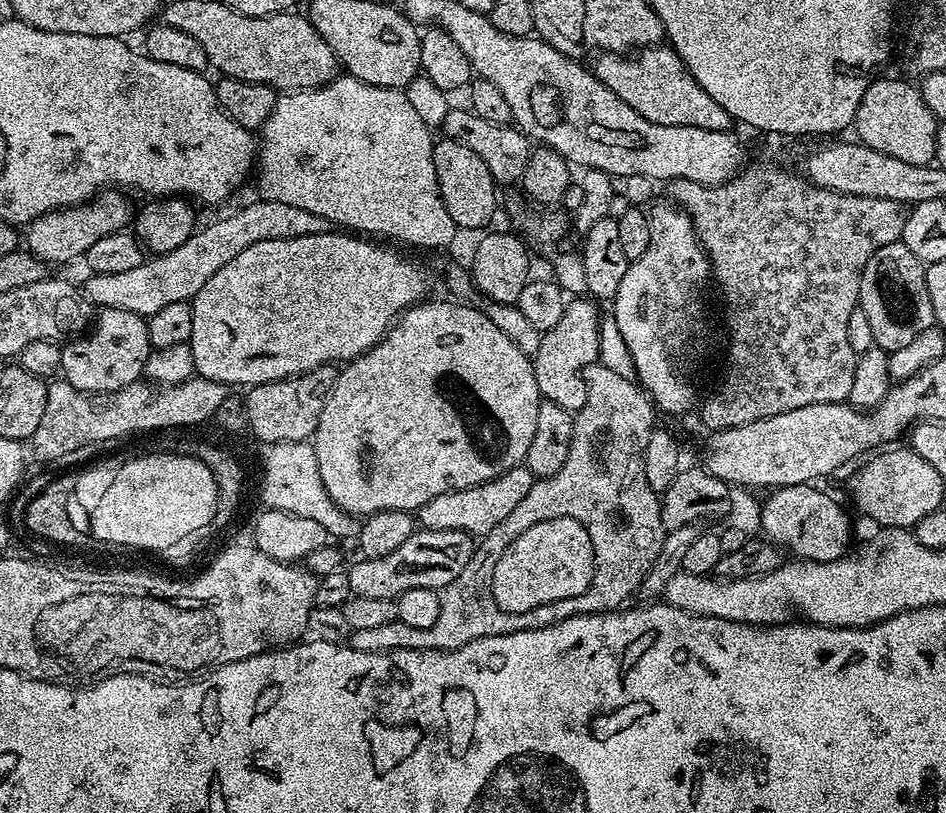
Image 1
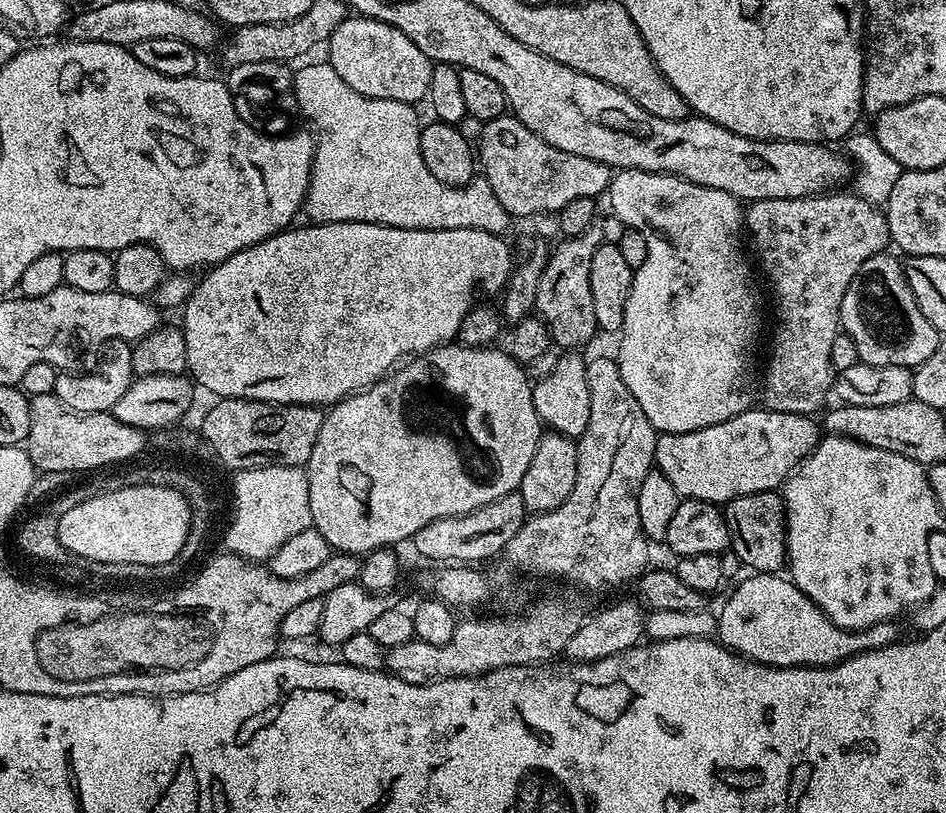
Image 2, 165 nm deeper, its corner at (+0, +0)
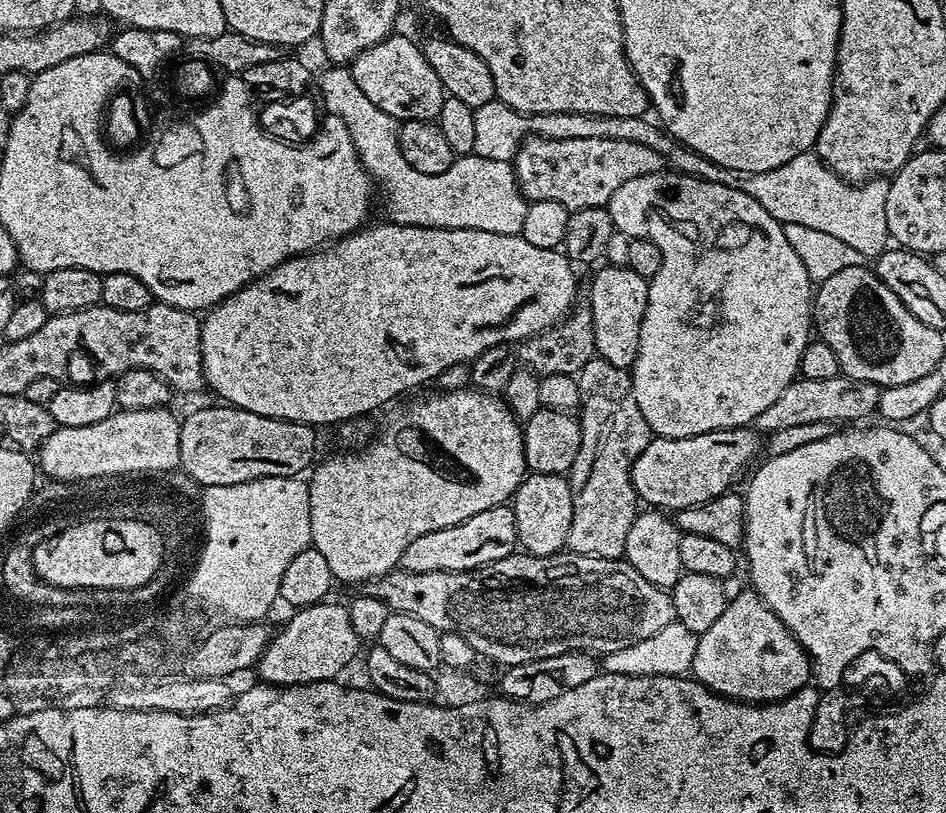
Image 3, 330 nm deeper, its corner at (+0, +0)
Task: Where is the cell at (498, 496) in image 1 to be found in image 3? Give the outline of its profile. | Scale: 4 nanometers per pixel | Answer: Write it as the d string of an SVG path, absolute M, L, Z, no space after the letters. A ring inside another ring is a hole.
M499 504L490 510L482 510L482 514L474 514L474 518L466 518L466 522L458 522L458 526L446 526L446 530L430 530L430 534L422 534L422 538L414 538L414 542L402 550L399 567L414 574L473 572L483 564L511 556L517 548L514 514L508 504Z

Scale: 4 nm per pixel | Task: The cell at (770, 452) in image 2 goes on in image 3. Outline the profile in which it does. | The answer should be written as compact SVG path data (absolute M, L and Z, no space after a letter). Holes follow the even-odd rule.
M748 426L707 432L690 438L657 436L648 443L646 450L642 450L642 454L638 454L632 467L632 485L637 497L656 510L679 510L710 502L710 498L720 496L735 485L732 483L736 480L736 474L761 446L761 437Z

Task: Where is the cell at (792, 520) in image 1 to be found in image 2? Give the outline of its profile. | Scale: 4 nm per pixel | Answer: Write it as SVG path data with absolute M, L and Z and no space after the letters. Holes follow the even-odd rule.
M779 491L755 492L728 501L722 508L730 530L730 548L741 559L743 567L757 572L779 573L786 564L786 525L784 501Z

